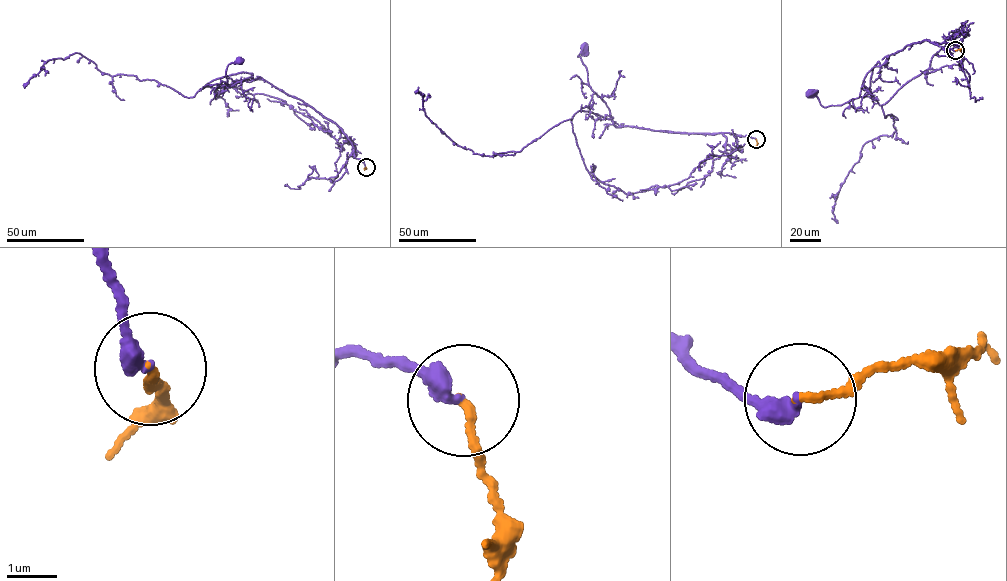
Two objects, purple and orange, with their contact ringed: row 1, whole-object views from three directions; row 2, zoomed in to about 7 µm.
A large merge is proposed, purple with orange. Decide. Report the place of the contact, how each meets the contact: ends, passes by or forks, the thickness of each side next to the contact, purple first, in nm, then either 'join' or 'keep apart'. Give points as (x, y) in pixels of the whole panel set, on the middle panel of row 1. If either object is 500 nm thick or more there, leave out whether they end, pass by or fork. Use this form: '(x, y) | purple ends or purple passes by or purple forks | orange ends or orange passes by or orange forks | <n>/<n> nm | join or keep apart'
(756, 139) | purple ends | orange ends | 360/150 nm | join

